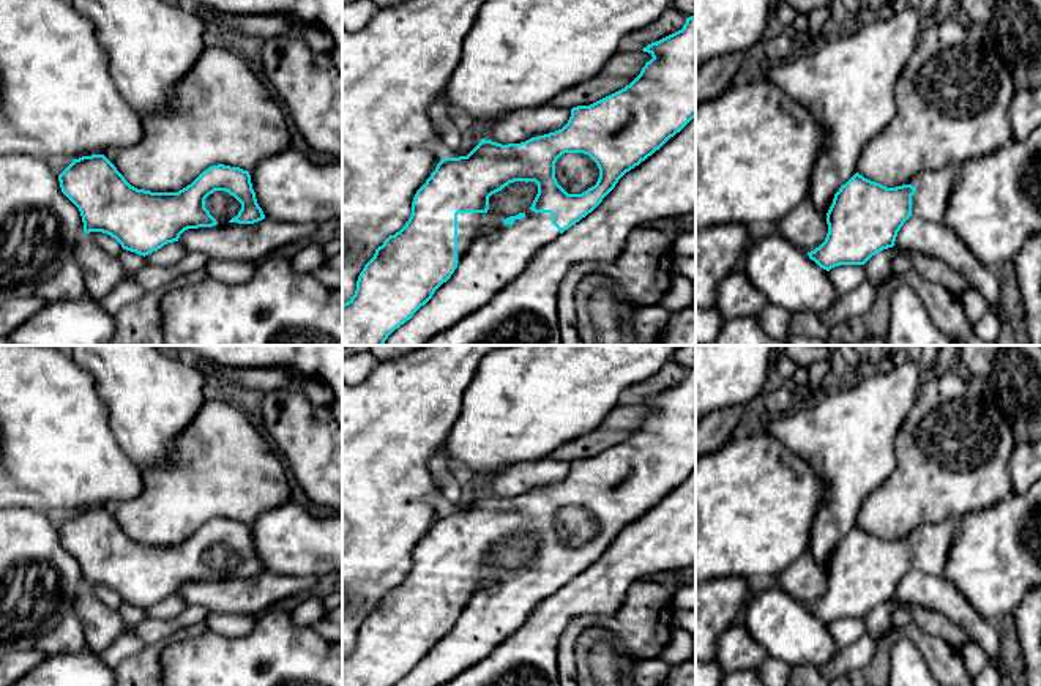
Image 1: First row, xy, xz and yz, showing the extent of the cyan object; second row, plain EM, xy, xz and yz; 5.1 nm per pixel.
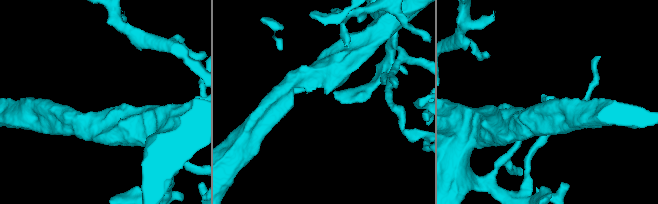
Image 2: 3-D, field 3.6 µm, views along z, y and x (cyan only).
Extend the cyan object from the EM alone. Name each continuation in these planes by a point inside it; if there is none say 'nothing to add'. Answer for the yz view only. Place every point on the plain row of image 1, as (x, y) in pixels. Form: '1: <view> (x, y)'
1: yz (931, 551)

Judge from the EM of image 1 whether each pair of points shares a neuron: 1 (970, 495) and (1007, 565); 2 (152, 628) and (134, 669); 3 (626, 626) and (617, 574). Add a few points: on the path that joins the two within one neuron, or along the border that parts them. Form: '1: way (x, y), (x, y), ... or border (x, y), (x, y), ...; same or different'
1: border (1011, 494), (986, 508), (966, 513), (955, 522); different
2: border (180, 628), (167, 639), (147, 645); different
3: border (642, 579), (628, 589), (617, 611), (587, 615); different

